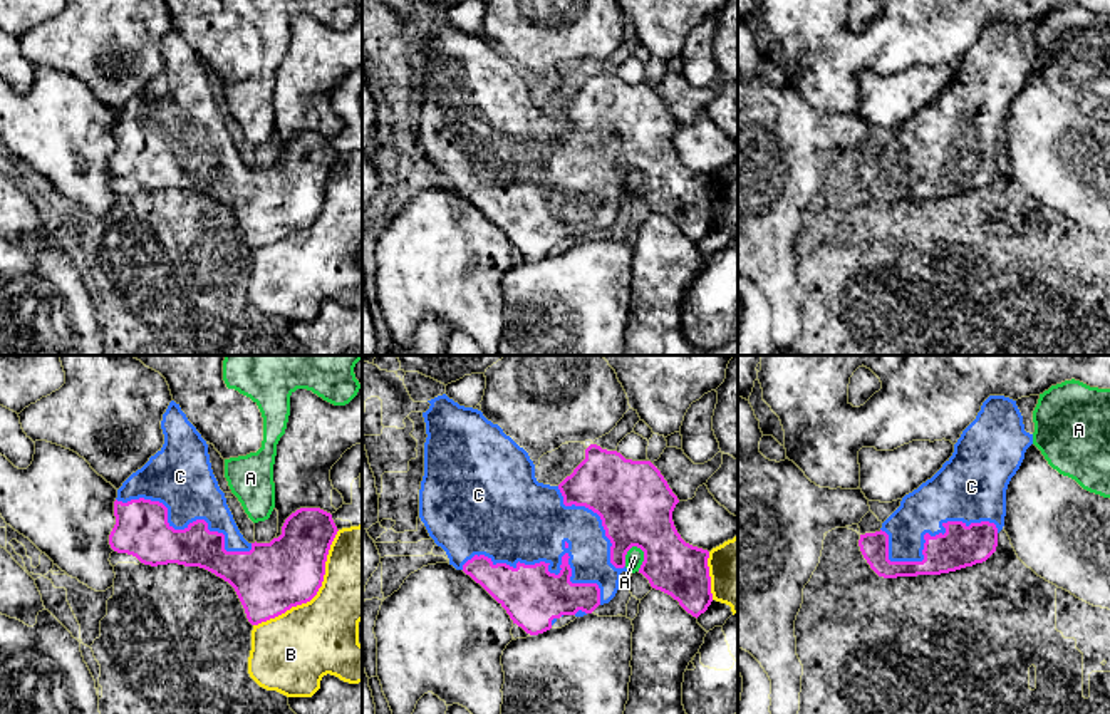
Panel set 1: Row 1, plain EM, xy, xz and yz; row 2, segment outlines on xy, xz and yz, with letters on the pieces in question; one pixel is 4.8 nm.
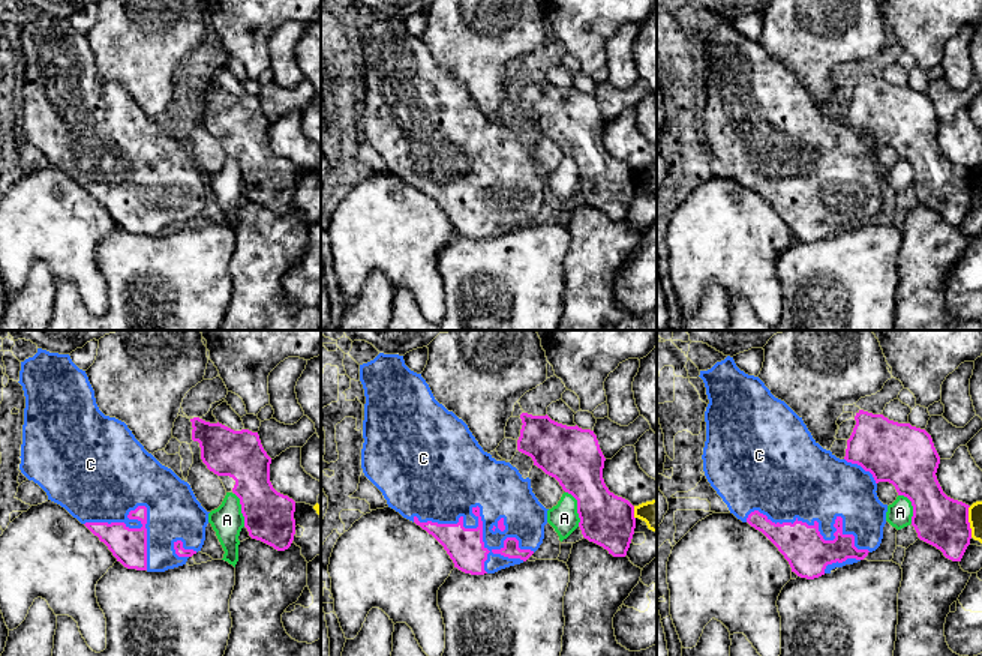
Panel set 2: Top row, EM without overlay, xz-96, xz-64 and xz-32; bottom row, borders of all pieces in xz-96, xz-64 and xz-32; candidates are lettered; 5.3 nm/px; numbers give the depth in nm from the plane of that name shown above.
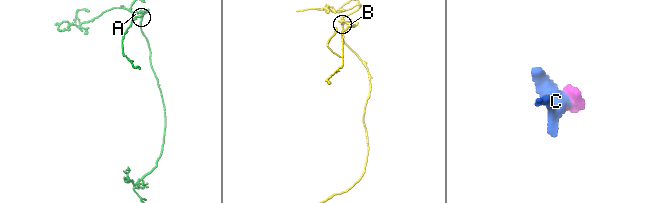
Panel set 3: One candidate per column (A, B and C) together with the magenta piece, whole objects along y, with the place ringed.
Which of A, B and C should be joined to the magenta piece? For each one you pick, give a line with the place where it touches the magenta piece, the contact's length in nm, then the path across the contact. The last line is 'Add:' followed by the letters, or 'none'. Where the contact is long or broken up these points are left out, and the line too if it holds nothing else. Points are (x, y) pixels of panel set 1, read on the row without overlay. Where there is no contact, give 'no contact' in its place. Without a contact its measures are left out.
C: xz (554, 198) | 700 nm
Add: C

